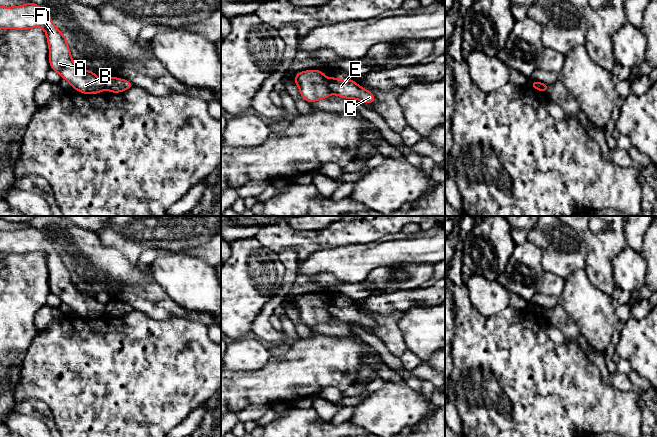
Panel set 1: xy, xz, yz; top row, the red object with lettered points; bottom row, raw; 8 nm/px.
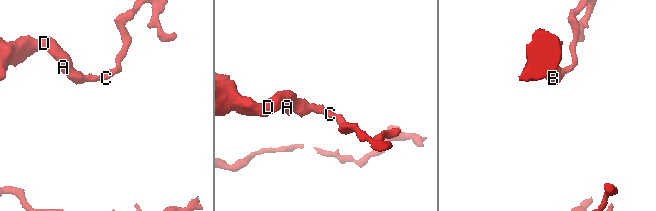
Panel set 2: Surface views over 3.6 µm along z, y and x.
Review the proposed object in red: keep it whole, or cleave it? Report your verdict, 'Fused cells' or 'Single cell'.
Fused cells

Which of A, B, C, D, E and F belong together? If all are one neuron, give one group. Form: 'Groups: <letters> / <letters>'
Groups: A B D F / C E

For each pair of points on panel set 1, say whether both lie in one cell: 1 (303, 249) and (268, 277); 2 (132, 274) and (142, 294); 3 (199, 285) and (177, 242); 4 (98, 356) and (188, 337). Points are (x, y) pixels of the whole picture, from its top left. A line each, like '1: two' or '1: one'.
1: two
2: two
3: two
4: one

